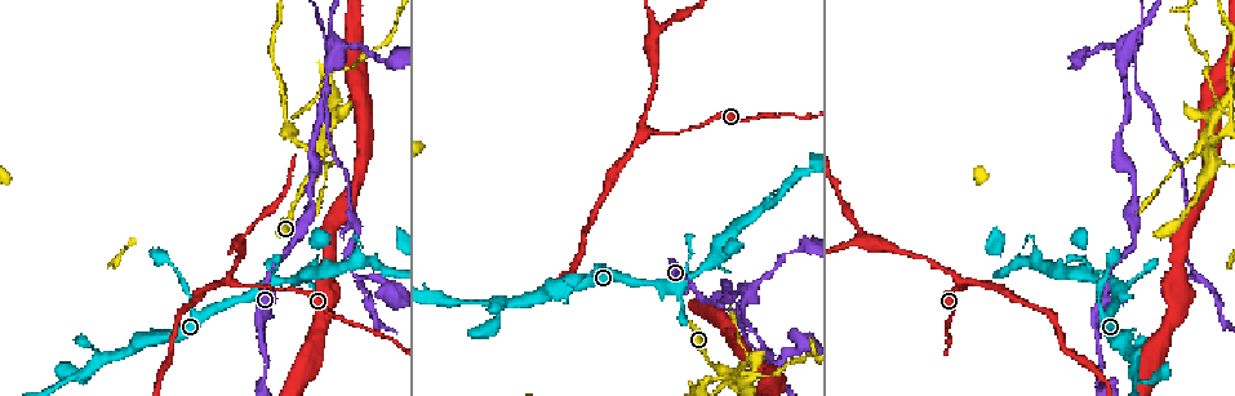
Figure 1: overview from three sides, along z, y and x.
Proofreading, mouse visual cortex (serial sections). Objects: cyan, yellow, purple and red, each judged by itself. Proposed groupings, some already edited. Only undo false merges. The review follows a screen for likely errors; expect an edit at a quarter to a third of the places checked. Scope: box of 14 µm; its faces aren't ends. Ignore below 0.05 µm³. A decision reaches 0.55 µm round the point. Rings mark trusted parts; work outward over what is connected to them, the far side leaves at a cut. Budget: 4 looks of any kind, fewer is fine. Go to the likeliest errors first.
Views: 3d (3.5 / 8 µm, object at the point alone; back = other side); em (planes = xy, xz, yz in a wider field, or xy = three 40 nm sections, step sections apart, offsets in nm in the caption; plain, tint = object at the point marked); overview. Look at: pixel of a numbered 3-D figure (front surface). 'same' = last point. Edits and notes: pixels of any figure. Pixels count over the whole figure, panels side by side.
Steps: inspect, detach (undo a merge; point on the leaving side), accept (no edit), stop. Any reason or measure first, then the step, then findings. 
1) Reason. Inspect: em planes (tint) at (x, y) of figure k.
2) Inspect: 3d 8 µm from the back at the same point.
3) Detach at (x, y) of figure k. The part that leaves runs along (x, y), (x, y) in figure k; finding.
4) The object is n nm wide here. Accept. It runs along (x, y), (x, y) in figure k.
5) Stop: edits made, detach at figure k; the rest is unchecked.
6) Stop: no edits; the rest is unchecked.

Thin neck. Inspect: 3d 3.5 µm at (332, 57) of figure 1.

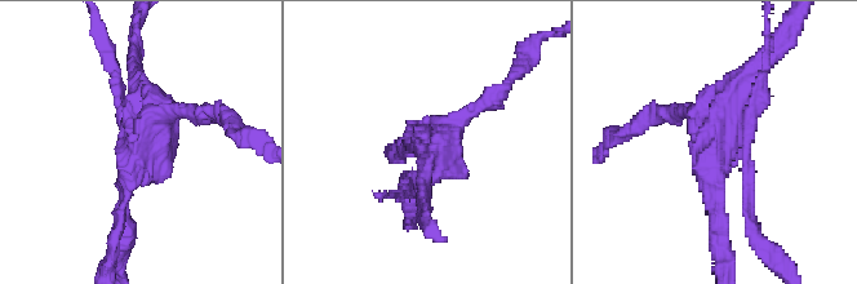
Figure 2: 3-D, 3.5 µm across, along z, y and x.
Need the tissue. Inspect: em xy step 5 (tint) at (139, 141) of figure 2.

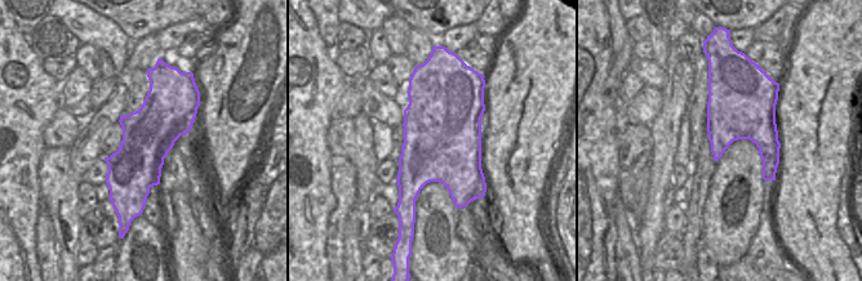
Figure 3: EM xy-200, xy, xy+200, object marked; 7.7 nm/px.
Detach at (409, 199) of figure 2. The part that leaves runs along (746, 146), (746, 213), (780, 265) in figure 2; a second cell is stuck on.

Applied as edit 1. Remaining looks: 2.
Redraw. Inspect: overview.

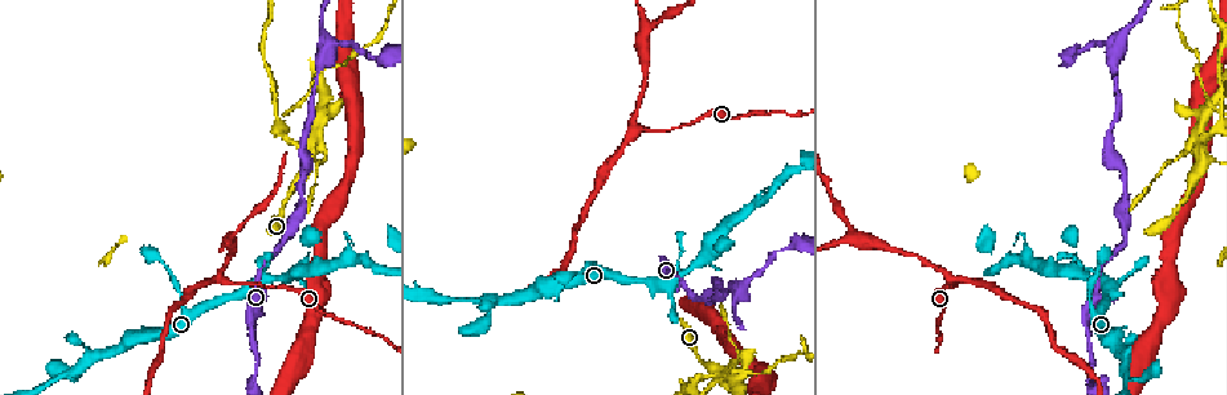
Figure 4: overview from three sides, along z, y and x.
Thick turns thin. Inspect: 3d 3.5 µm from the back at (1201, 151) of figure 4.

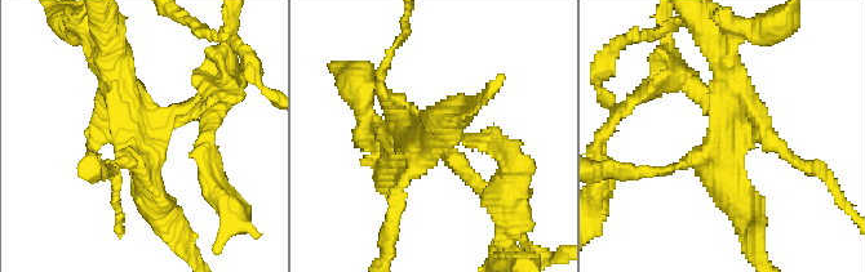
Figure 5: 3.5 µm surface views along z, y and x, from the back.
The arms are 150, 150, 350, 350 nm wide. Detach at (690, 88) of figure 5. The part that leaves runs along (174, 114), (218, 87), (230, 35) in figure 5; a second cell is stuck on.

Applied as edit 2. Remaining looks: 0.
Stop: edits made, detach at figure 2, detach at figure 5; the rest is unchecked.

